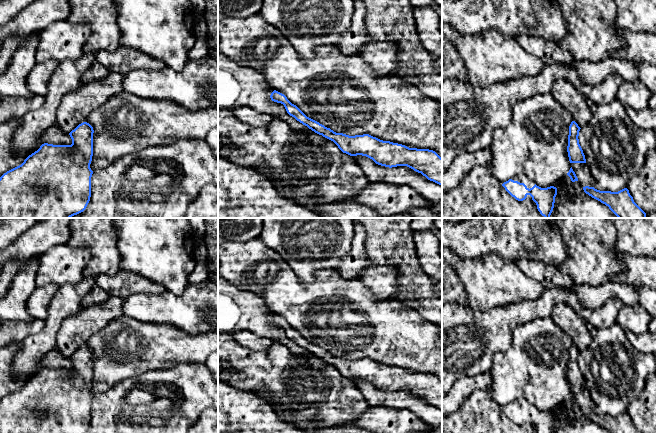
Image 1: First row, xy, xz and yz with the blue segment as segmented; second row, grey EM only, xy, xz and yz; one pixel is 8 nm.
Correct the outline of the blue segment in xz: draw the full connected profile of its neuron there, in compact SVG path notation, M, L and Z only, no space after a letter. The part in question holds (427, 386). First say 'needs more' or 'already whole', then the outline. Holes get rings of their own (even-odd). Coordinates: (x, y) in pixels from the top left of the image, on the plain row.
already whole; M274 314L272 325L284 329L287 337L315 357L333 365L350 380L362 379L385 391L407 390L421 397L428 404L442 409L442 382L433 374L409 372L405 369L383 365L369 358L349 360L336 357L319 346L307 341L287 321Z

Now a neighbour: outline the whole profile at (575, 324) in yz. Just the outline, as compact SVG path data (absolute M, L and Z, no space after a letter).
M568 304L554 305L550 316L553 321L567 333L580 352L592 345L592 335L586 314L577 313Z

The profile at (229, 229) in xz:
M218 218L218 246L228 241L247 242L258 238L262 223L262 218Z

